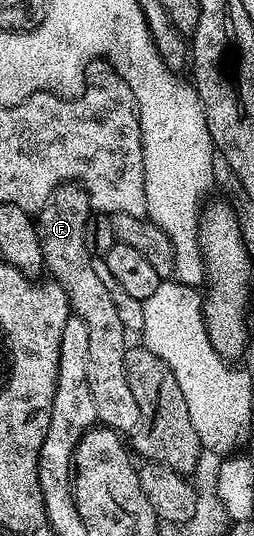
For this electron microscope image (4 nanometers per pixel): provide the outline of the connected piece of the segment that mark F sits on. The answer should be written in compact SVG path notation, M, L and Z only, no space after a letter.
M60 184L47 198L47 202L36 213L35 223L39 234L39 246L43 250L43 258L48 275L63 286L69 299L69 307L83 322L87 322L87 386L91 386L91 398L95 398L95 414L98 421L106 428L114 428L122 434L129 434L140 424L139 406L135 402L135 394L131 394L131 386L125 373L125 350L127 333L123 321L115 311L115 302L111 302L111 294L107 294L107 286L103 286L99 274L95 274L93 265L95 256L87 242L87 226L91 219L89 195L82 184Z

